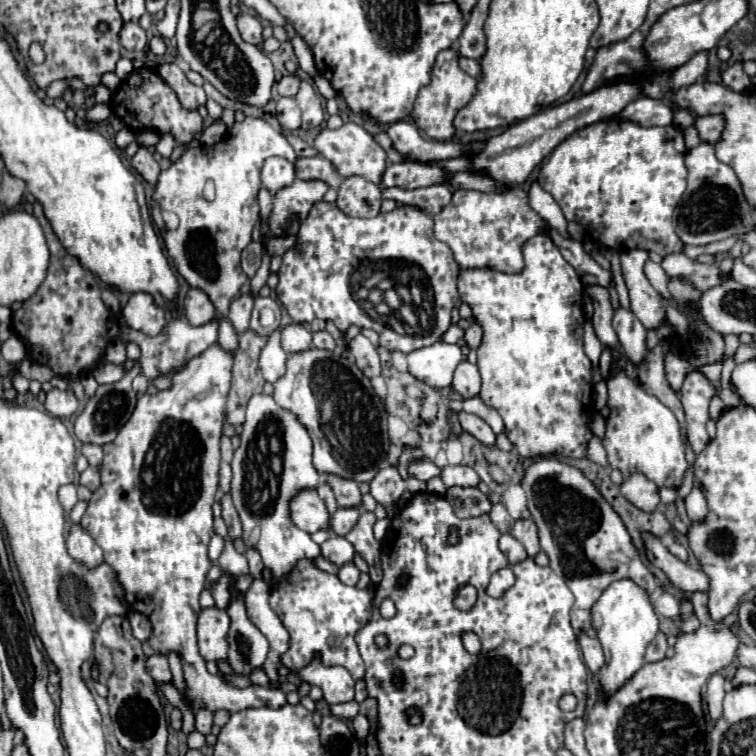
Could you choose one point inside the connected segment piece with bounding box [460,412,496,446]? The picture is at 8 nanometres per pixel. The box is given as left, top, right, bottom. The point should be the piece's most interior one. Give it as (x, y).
(475, 425)

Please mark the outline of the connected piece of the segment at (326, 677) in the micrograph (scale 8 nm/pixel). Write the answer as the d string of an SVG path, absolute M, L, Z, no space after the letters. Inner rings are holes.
M312 662L302 670L288 670L288 668L280 668L280 676L288 676L288 674L298 674L304 682L312 684L312 686L320 686L324 692L324 700L328 704L342 704L342 702L350 702L354 700L354 680L350 676L350 672L342 666L332 666L326 668L320 662Z

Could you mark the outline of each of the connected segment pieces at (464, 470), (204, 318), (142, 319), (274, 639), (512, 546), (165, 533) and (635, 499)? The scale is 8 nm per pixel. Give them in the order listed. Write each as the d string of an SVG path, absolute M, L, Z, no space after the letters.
M444 466L442 482L450 486L476 486L480 482L478 474L470 466Z
M196 288L188 290L182 308L188 324L208 324L208 320L214 318L212 302L202 290L196 290Z
M136 292L130 296L128 304L122 308L122 320L128 328L140 330L148 336L160 334L166 324L164 310L146 292Z
M250 548L246 552L246 558L250 562L250 576L252 576L252 586L246 592L246 612L252 624L270 640L270 652L268 658L262 666L262 670L268 674L270 680L278 680L278 668L280 668L280 656L288 650L290 636L284 624L280 624L280 618L276 612L272 612L268 600L270 600L270 586L262 578L264 564L260 560L260 554Z
M502 534L502 536L500 536L500 550L508 556L508 560L510 560L512 564L522 562L522 560L528 556L526 550L524 550L524 546L522 546L512 534Z
M214 344L202 356L192 358L184 366L184 370L172 376L170 390L158 392L154 396L144 394L138 400L132 418L120 428L116 440L104 446L104 462L100 466L102 484L98 490L94 490L92 498L88 500L88 508L80 520L80 524L94 536L98 546L104 550L104 562L116 570L118 580L126 592L128 606L132 610L152 608L152 612L148 612L148 618L152 622L152 638L148 640L150 646L160 654L168 654L170 650L178 652L192 708L208 708L210 712L238 712L258 706L280 708L286 704L286 696L282 690L264 688L258 684L238 688L230 684L224 676L210 674L196 644L196 620L202 610L198 604L198 596L206 588L206 572L212 566L208 558L208 542L214 534L212 504L218 492L222 412L230 388L230 370L232 354L224 352L218 344Z
M632 474L630 478L626 478L620 486L620 492L628 502L644 512L654 512L660 506L658 486L642 474Z

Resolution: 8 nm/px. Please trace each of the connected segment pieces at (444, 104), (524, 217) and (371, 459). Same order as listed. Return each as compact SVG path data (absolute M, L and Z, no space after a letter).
M444 50L436 58L436 64L434 64L434 70L432 70L432 82L420 90L420 94L418 94L420 100L416 98L416 102L414 102L412 120L416 122L416 126L422 132L426 132L426 136L446 142L456 132L454 126L452 126L456 112L472 100L474 92L476 92L476 80L472 76L468 76L464 70L460 70L458 52Z
M510 186L502 192L456 190L452 202L434 216L434 236L448 244L460 268L492 268L500 272L522 270L522 242L536 234L546 234L548 222L530 208L528 194Z
M310 348L308 352L294 352L286 360L286 374L274 382L274 400L294 412L300 422L308 428L314 442L314 466L320 474L338 474L342 478L362 478L362 482L370 482L380 468L388 464L386 450L390 446L386 416L388 412L382 406L380 396L374 392L370 380L358 370L352 358L340 354L340 350L320 350Z

